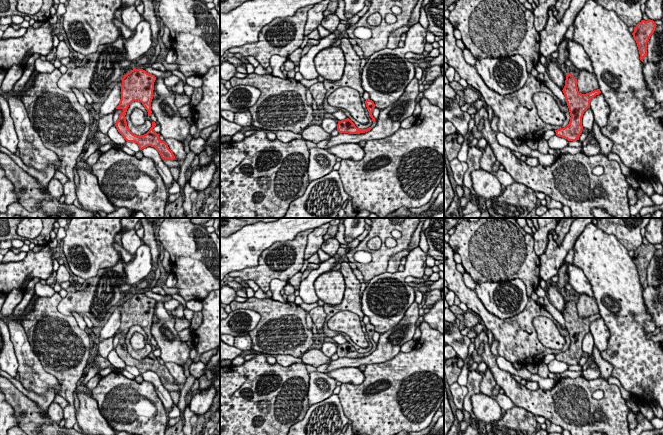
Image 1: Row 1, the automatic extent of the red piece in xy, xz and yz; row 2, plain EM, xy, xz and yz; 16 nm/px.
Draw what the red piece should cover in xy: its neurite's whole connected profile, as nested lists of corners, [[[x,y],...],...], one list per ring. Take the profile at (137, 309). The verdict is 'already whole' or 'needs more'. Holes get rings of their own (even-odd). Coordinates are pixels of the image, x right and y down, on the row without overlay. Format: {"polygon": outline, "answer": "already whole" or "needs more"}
{"polygon": [[[134,292],[122,302],[121,310],[121,324],[116,333],[122,333],[115,350],[118,356],[124,361],[127,366],[137,367],[140,374],[151,370],[154,371],[160,378],[161,382],[174,384],[175,380],[169,373],[168,368],[165,365],[159,363],[159,358],[154,355],[156,350],[155,346],[152,346],[150,354],[141,360],[133,358],[126,346],[126,336],[129,329],[134,325],[139,325],[143,328],[151,340],[151,326],[153,323],[154,306],[156,301],[147,297],[143,293]]], "answer": "already whole"}

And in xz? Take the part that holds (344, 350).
{"polygon": [[[349,342],[338,345],[337,348],[337,354],[339,357],[360,358],[360,357],[368,356],[372,352],[373,351],[369,351],[367,353],[359,353]]], "answer": "already whole"}

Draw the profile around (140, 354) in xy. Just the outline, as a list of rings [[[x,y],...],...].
[[[134,325],[129,329],[126,339],[125,339],[127,350],[128,350],[129,354],[133,358],[135,358],[137,360],[141,360],[141,359],[146,358],[150,354],[150,352],[152,351],[152,346],[150,344],[146,343],[146,345],[143,349],[135,350],[130,344],[130,339],[135,332],[142,334],[144,336],[145,341],[147,341],[148,336],[141,326]]]

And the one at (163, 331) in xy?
[[[156,302],[154,306],[151,335],[161,349],[160,359],[181,366],[188,361],[191,350],[187,342],[181,341],[174,327],[175,319],[169,315],[164,304],[165,302]]]

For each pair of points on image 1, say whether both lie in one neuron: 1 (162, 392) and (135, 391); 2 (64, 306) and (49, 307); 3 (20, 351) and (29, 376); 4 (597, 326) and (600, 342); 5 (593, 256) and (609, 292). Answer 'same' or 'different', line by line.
1: different
2: different
3: same
4: same
5: same

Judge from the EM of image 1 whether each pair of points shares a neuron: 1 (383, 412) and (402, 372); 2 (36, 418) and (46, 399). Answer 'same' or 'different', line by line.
1: same
2: different

